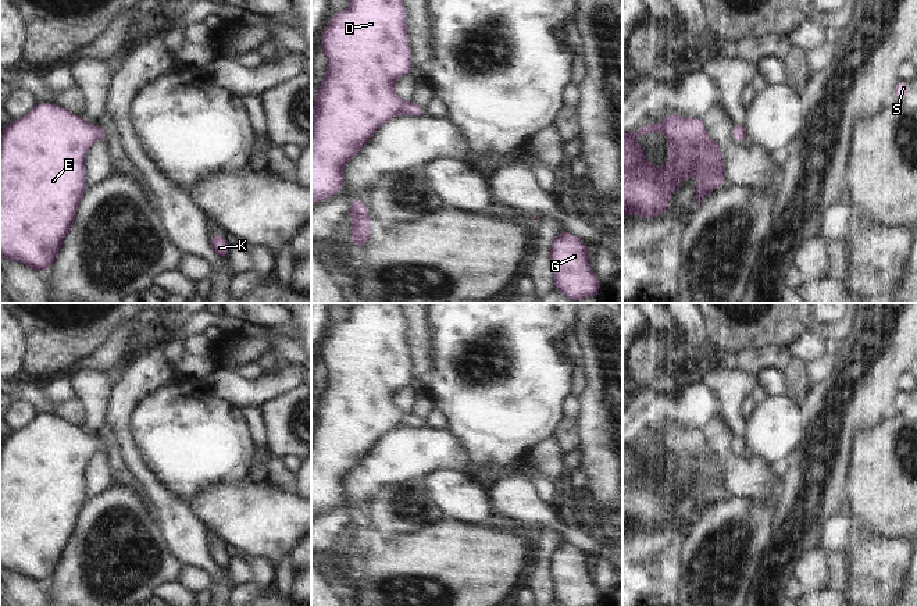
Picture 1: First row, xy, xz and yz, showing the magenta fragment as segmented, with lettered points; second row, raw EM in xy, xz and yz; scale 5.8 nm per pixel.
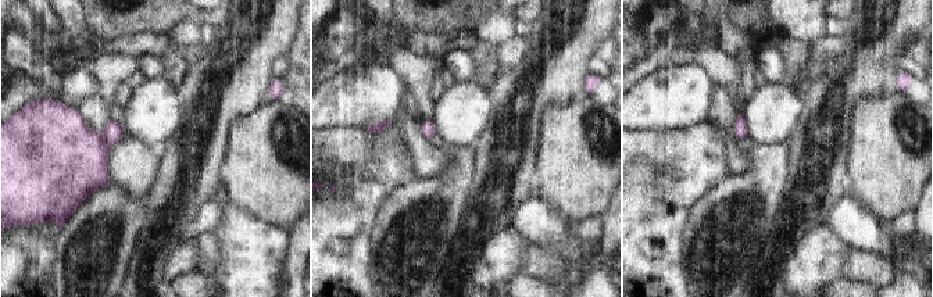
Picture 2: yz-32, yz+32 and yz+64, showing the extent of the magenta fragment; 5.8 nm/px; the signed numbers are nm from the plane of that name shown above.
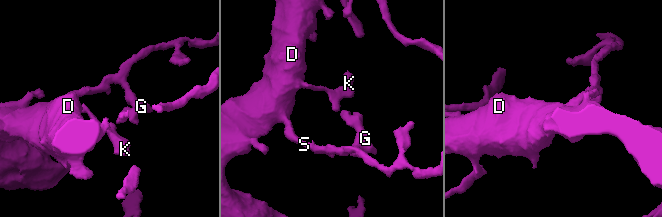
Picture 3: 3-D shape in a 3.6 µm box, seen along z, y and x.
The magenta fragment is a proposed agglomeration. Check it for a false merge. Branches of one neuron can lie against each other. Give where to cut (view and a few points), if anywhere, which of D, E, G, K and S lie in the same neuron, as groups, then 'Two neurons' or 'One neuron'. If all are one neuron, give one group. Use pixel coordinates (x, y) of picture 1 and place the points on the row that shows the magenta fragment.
No split. Groups: D E G K S. One neuron

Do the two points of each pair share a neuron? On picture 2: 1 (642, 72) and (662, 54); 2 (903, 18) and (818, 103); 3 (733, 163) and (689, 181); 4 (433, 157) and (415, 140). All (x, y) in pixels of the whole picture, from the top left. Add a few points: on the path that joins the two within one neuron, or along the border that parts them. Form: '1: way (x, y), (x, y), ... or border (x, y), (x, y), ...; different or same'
1: way (647, 67), (657, 60); same
2: way (882, 39), (839, 82); same
3: border (721, 133), (725, 142), (729, 174); different
4: way (429, 154), (419, 145); same

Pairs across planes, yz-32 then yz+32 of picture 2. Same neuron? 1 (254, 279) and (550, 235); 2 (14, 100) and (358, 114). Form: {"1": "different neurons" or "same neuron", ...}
{"1": "different neurons", "2": "same neuron"}

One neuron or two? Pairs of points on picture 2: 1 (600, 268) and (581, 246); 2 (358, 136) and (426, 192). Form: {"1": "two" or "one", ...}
{"1": "two", "2": "two"}

